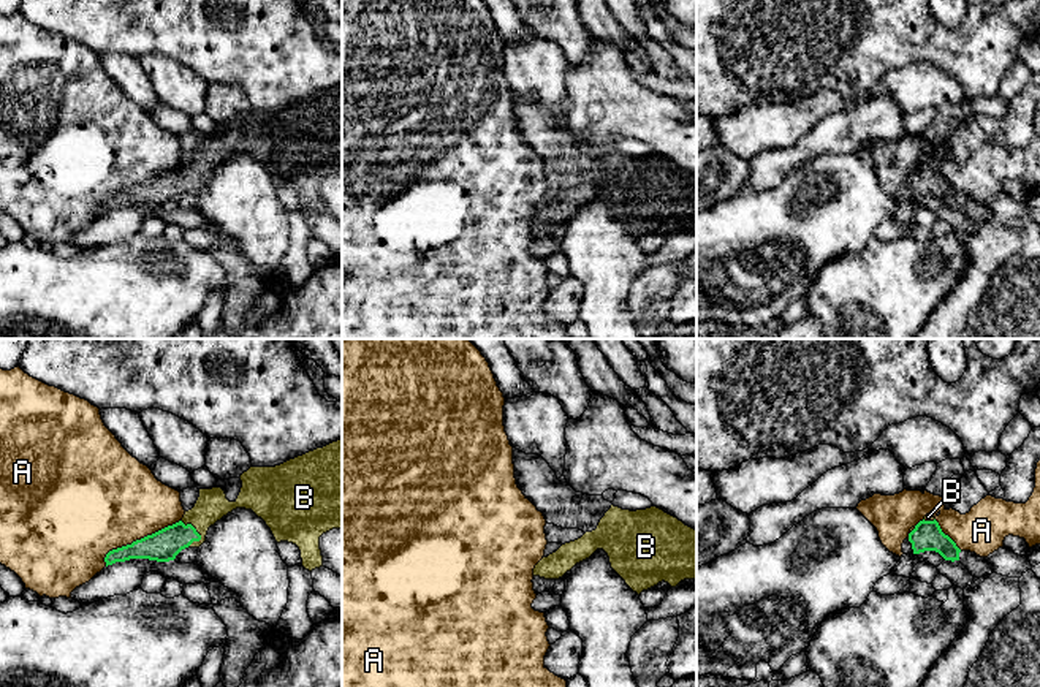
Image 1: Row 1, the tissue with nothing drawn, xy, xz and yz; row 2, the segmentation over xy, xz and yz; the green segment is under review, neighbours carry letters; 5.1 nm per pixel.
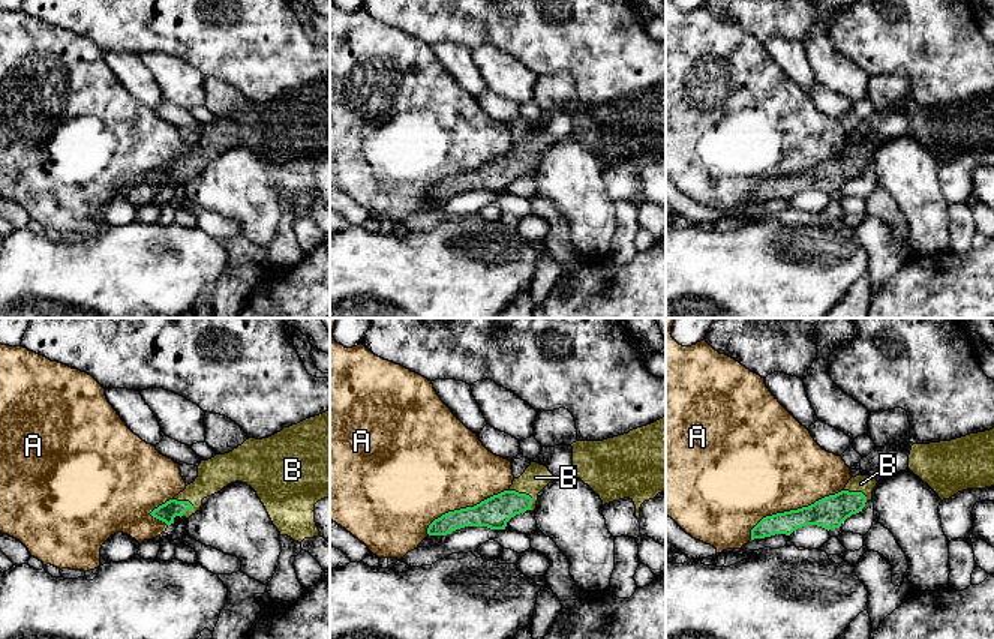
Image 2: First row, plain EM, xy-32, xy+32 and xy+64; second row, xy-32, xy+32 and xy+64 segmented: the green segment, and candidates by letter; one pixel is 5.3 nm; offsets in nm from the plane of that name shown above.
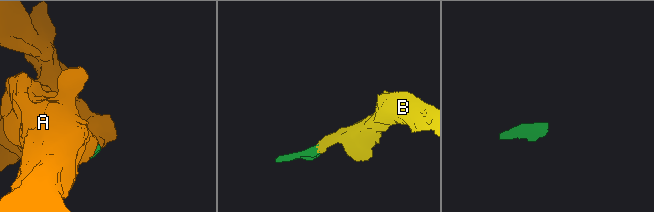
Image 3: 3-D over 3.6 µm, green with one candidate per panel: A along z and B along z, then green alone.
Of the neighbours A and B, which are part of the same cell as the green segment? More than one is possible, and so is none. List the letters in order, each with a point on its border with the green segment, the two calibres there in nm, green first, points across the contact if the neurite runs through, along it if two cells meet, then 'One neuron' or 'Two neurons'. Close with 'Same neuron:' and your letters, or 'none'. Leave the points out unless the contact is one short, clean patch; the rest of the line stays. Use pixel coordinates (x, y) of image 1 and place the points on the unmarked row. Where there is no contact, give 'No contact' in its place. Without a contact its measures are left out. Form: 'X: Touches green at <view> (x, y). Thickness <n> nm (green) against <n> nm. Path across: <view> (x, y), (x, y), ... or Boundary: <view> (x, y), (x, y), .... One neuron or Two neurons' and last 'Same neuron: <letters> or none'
A: Touches green at xy (138, 185). Thickness 160 nm (green) against 480 nm. Two neurons
B: Touches green at xy (193, 173). Thickness 160 nm (green) against 160 nm. Path across: xy (165, 190), (193, 173), (212, 151). One neuron
Same neuron: B

